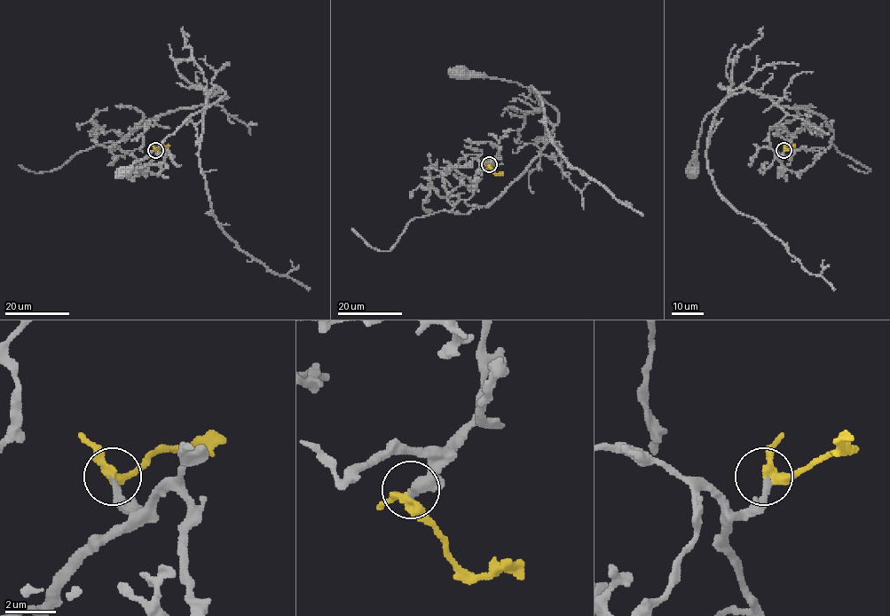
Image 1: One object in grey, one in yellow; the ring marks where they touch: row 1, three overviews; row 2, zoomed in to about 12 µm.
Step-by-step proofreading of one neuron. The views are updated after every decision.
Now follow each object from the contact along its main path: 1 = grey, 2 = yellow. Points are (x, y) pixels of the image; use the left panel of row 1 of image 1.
1: (155, 150), (142, 171), (140, 162), (117, 145), (161, 115), (203, 105), (219, 88), (205, 109), (125, 169)
2: (155, 150), (170, 146)

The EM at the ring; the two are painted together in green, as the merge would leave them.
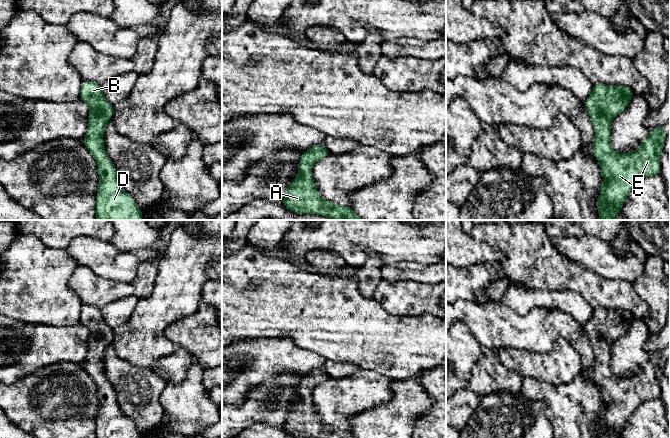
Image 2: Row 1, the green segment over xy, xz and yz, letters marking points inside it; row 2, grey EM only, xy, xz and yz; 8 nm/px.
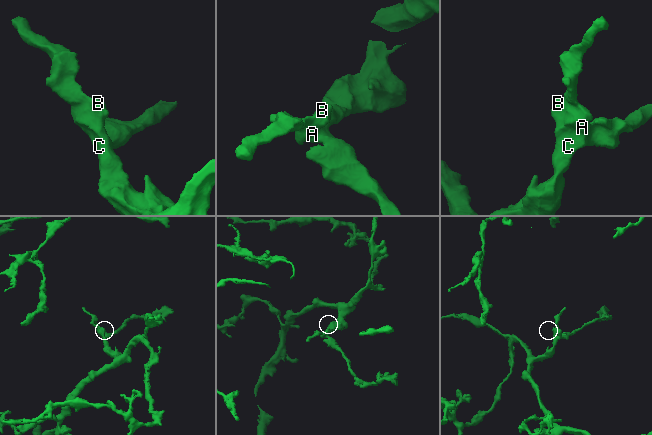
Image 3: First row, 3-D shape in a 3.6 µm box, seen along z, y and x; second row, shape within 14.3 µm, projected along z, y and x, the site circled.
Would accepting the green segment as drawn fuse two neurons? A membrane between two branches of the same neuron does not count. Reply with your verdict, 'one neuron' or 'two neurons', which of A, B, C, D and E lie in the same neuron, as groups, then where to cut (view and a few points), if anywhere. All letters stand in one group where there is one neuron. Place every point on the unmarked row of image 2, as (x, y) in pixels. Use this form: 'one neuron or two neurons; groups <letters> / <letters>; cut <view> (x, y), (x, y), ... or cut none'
one neuron; groups A B C D E; cut none

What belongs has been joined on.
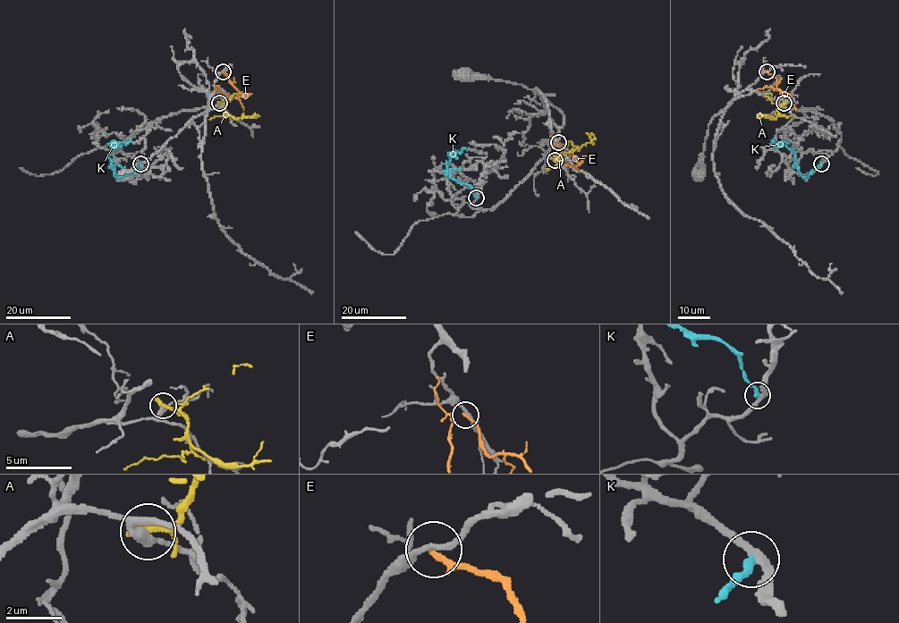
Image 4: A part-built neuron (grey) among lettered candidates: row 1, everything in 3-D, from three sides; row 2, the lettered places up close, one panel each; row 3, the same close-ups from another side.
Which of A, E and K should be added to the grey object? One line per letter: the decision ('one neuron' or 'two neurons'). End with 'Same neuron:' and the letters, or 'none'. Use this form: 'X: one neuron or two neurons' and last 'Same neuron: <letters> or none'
A: two neurons
E: two neurons
K: two neurons
Same neuron: none

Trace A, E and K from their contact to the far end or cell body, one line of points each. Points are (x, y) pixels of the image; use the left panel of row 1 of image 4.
A: (219, 104), (225, 106), (227, 113), (238, 118), (258, 113)
E: (223, 71), (242, 94), (229, 96), (222, 94), (218, 87), (216, 89)
K: (140, 164), (131, 174), (120, 176), (112, 166), (111, 144), (113, 141), (129, 143), (131, 139)

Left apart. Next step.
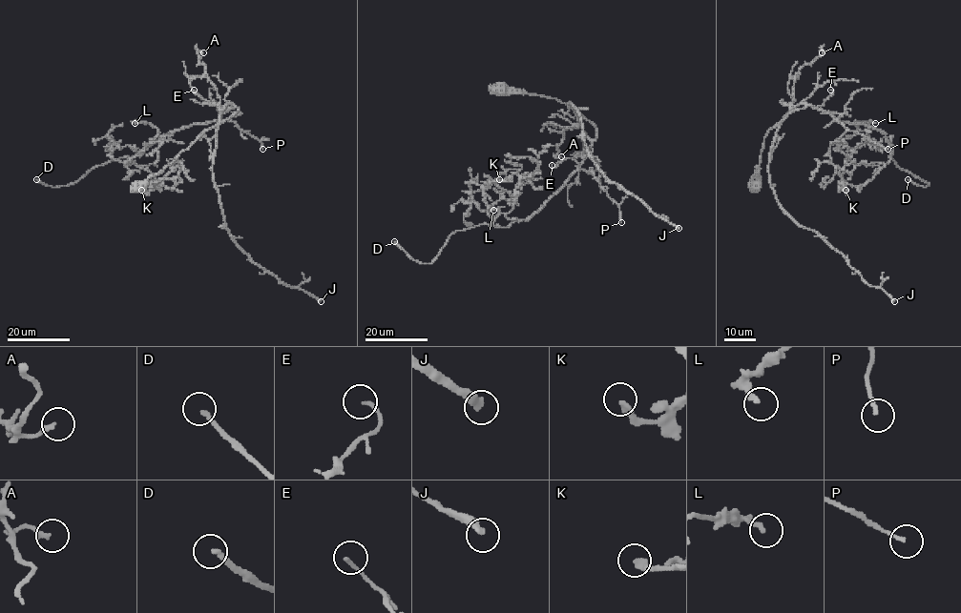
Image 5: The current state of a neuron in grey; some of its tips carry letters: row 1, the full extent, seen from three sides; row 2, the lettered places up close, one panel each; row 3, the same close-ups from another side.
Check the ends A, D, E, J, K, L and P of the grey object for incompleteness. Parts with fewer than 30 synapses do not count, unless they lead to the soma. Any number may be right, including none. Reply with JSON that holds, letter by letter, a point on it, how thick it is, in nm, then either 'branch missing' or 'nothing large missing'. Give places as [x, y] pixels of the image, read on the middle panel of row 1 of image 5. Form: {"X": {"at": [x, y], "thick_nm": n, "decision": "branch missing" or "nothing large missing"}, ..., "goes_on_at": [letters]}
{"A": {"at": [561, 156], "thick_nm": 200, "decision": "nothing large missing"}, "D": {"at": [394, 241], "thick_nm": 180, "decision": "branch missing"}, "E": {"at": [552, 165], "thick_nm": 140, "decision": "nothing large missing"}, "J": {"at": [678, 228], "thick_nm": 340, "decision": "branch missing"}, "K": {"at": [499, 179], "thick_nm": 300, "decision": "nothing large missing"}, "L": {"at": [493, 210], "thick_nm": 200, "decision": "nothing large missing"}, "P": {"at": [621, 222], "thick_nm": 160, "decision": "nothing large missing"}, "goes_on_at": ["D", "J"]}

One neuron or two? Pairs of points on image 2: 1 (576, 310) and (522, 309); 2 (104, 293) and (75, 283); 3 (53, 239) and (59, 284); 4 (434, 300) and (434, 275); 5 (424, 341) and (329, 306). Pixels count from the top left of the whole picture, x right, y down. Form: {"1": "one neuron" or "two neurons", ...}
{"1": "one neuron", "2": "one neuron", "3": "two neurons", "4": "two neurons", "5": "one neuron"}

